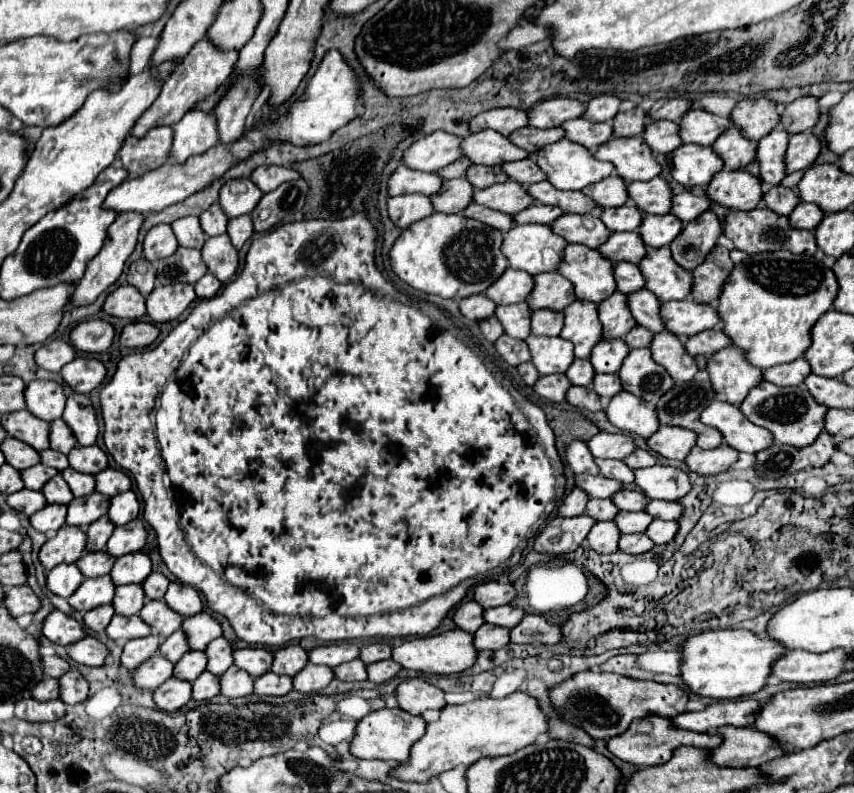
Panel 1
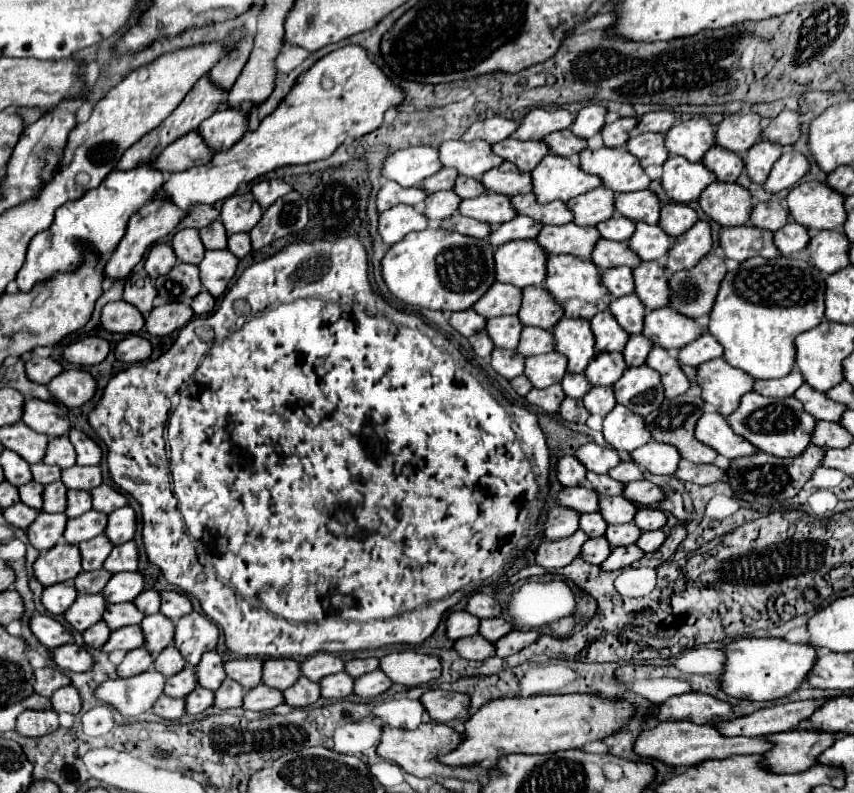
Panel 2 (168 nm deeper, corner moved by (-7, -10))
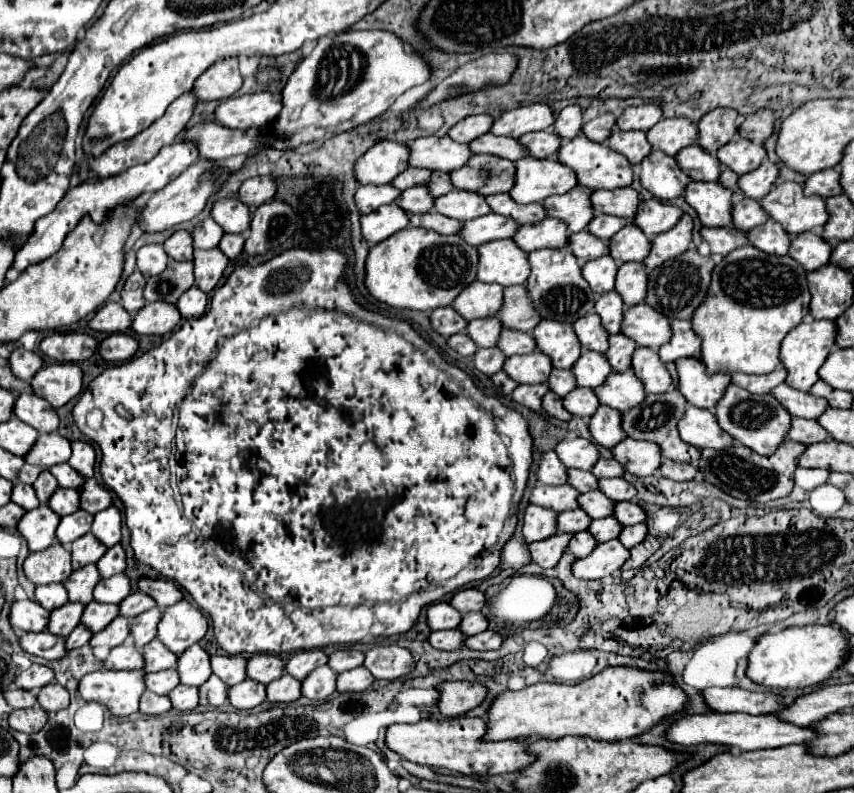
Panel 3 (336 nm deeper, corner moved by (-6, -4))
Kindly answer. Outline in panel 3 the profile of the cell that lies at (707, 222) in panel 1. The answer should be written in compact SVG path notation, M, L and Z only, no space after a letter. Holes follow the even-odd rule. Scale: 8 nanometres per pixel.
M682 215L678 225L674 225L670 231L664 231L662 235L656 235L650 247L650 255L642 261L646 265L646 269L654 269L658 265L662 265L668 259L678 257L680 253L684 253L690 243L692 243L692 219L688 215Z

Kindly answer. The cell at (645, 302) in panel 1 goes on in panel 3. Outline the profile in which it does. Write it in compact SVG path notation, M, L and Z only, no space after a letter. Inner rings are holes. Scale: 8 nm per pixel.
M608 291L608 293L598 295L594 311L602 321L602 327L606 327L606 331L610 335L620 333L620 323L622 323L622 315L624 315L624 303L622 303L622 299L620 299L620 295L616 291Z

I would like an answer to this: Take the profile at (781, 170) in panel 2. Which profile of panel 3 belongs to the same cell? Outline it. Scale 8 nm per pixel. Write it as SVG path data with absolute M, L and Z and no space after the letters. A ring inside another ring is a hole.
M764 159L758 169L738 177L738 187L746 197L758 201L764 195L768 195L776 177L778 177L778 167L774 163L770 163L768 159Z

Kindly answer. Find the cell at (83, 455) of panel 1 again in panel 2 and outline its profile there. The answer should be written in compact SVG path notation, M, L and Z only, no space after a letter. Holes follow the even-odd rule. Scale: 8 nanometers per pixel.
M73 465L69 469L63 469L61 481L67 485L67 489L85 489L85 491L91 491L91 489L99 487L99 483L103 483L101 467L99 465L91 465L91 467Z

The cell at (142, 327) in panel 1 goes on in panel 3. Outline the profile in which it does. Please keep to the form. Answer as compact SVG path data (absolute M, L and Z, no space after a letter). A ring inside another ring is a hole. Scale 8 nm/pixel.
M126 333L108 335L98 345L98 355L106 361L128 361L138 349L138 341Z

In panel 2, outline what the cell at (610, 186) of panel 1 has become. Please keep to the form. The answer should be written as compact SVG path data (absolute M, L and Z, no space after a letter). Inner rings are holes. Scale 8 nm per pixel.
M605 185L583 193L571 201L567 201L567 207L575 213L573 223L583 227L595 227L601 221L607 221L615 215L615 195Z

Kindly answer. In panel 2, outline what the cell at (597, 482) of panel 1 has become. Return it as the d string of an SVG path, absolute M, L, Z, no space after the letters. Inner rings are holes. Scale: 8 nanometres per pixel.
M567 487L559 493L557 497L557 503L559 505L565 505L565 507L571 507L579 513L593 513L597 511L597 505L599 505L599 495L595 493L595 489L591 487Z

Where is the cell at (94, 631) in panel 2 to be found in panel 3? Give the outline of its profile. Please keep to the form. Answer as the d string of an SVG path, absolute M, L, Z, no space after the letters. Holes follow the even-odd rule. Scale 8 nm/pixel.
M78 625L78 627L66 637L66 649L70 651L70 649L76 649L76 647L82 647L82 645L86 645L86 643L90 641L90 637L92 637L92 631L88 631L86 627Z

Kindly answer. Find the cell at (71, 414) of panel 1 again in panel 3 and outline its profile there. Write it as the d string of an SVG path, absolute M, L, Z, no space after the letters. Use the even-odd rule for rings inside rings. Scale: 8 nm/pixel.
M74 441L72 443L72 457L70 457L68 463L84 479L90 479L94 475L94 461L96 461L96 453L94 453L92 445L88 445L84 441Z

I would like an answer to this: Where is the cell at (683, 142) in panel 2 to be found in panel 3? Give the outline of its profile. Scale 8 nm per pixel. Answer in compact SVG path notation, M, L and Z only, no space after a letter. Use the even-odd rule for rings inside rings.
M684 117L662 119L646 131L652 149L658 149L666 155L676 155L680 149L698 141L696 123Z

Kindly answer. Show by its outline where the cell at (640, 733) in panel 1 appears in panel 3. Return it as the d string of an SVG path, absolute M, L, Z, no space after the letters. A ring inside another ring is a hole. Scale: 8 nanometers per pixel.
M704 713L704 715L686 715L672 723L668 739L680 745L698 745L698 743L724 743L730 747L740 747L742 751L784 747L792 743L808 743L818 737L816 729L798 727L776 715L746 715L746 713Z

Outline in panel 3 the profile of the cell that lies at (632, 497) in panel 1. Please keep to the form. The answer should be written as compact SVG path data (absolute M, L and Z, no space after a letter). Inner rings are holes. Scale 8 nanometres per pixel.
M590 491L578 495L578 505L582 511L590 515L590 519L602 519L614 513L614 501L610 501L606 495L600 491Z

